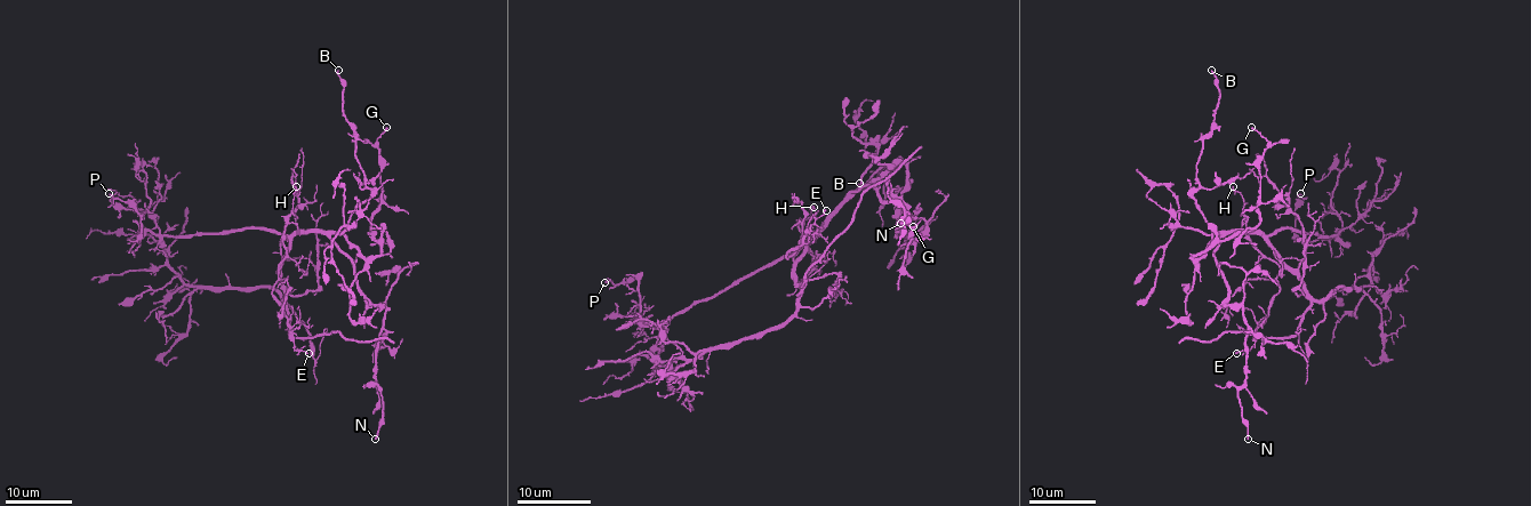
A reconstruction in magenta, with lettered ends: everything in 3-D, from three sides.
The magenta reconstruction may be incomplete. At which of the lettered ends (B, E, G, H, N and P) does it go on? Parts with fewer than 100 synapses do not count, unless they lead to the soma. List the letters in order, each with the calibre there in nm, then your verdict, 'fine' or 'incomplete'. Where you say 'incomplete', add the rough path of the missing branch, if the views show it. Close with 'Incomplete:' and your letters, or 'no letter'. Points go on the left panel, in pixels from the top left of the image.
B: 130 nm | fine
E: 120 nm | fine
G: 130 nm | fine
H: 170 nm | fine
N: 180 nm | fine
P: 150 nm | fine
Incomplete: no letter

